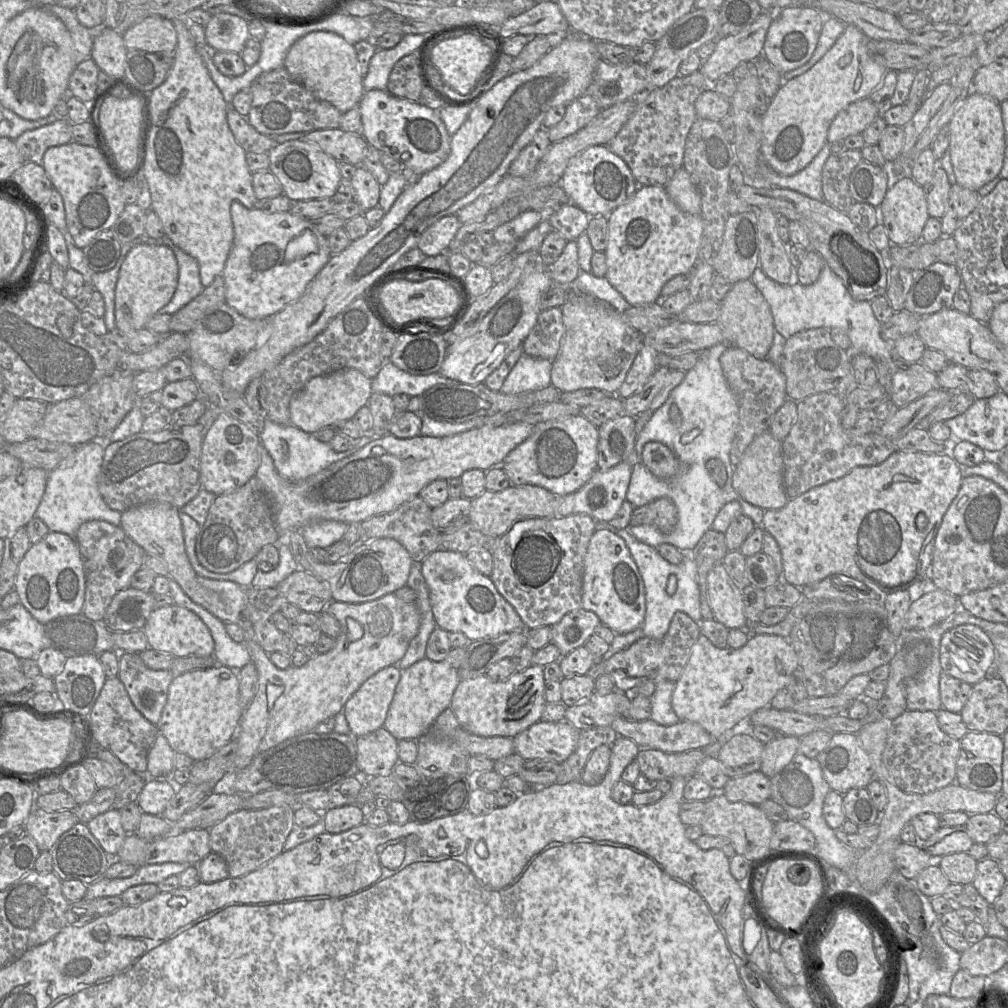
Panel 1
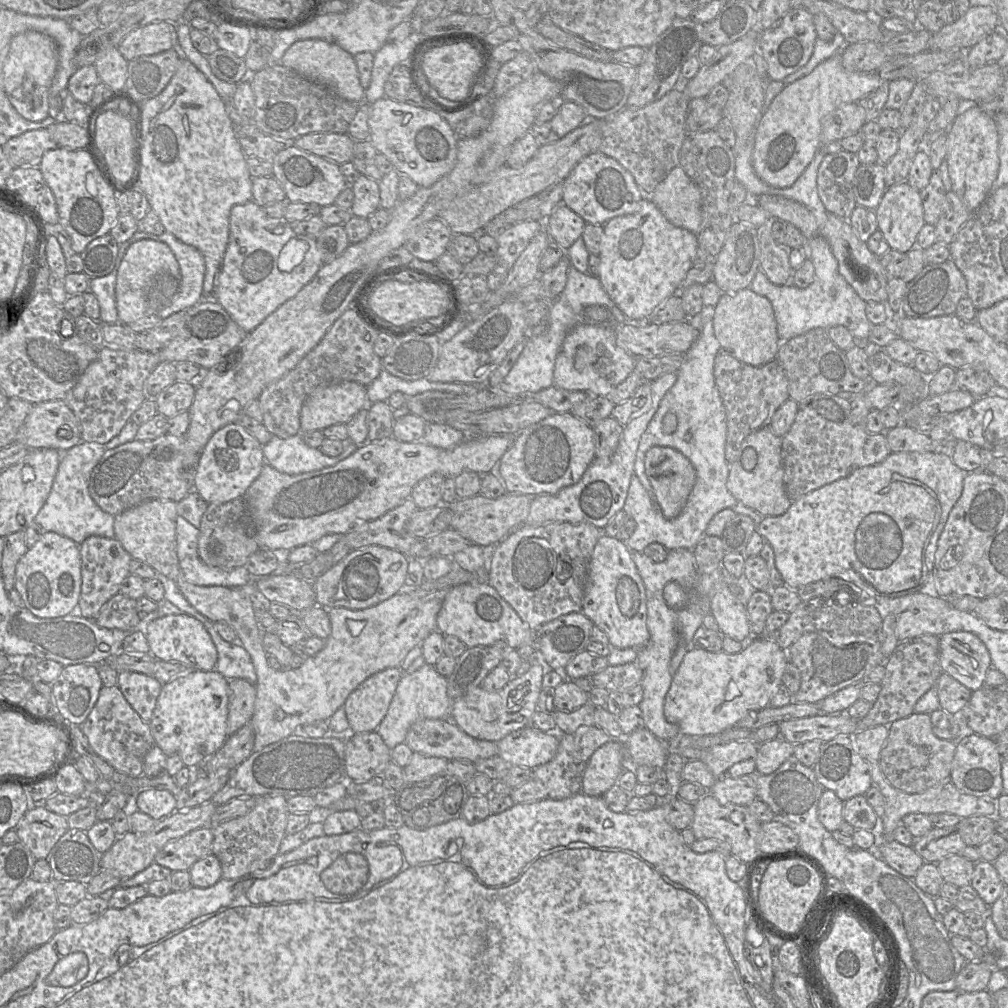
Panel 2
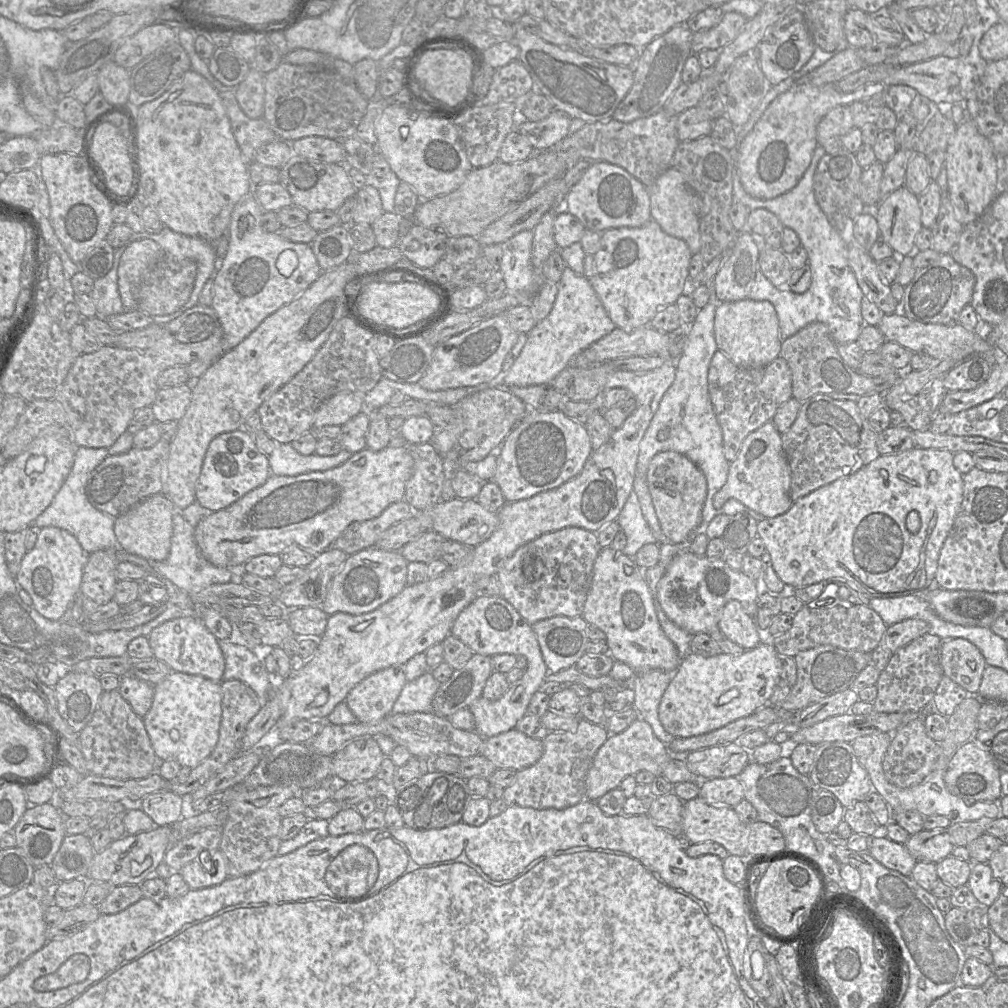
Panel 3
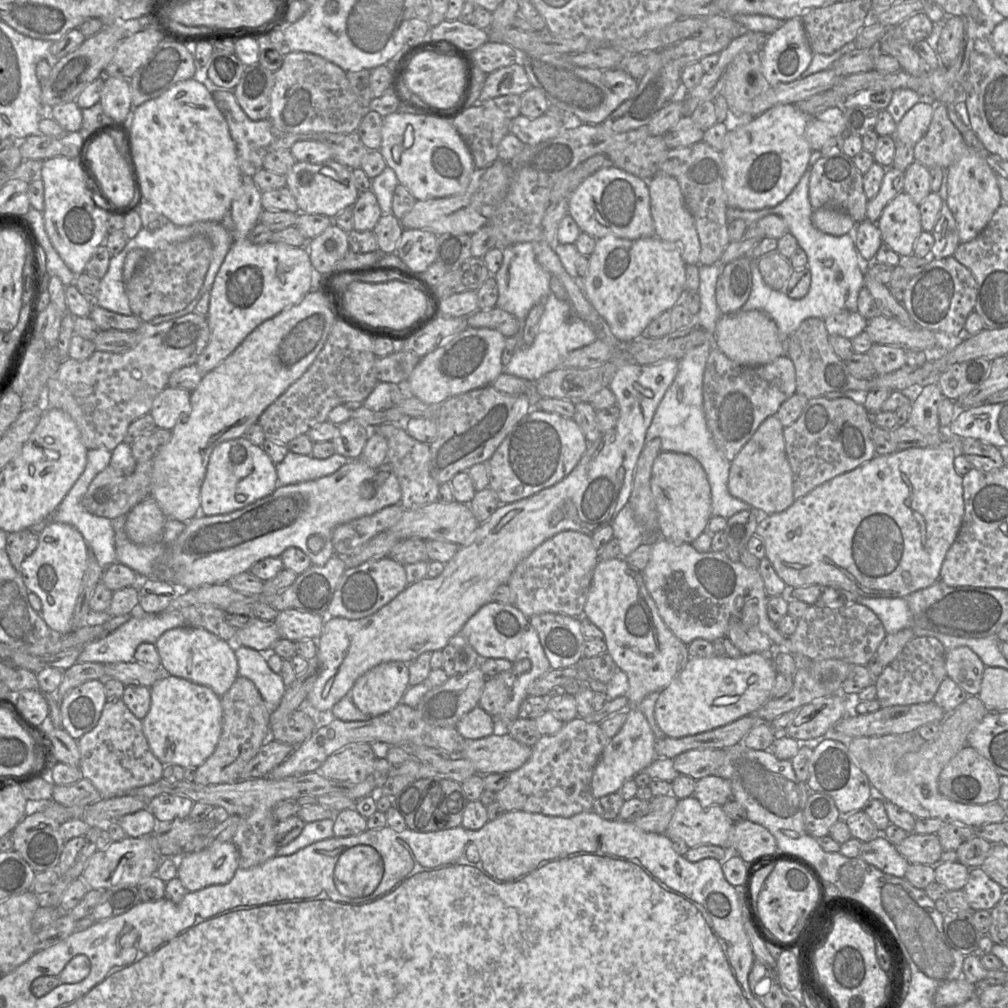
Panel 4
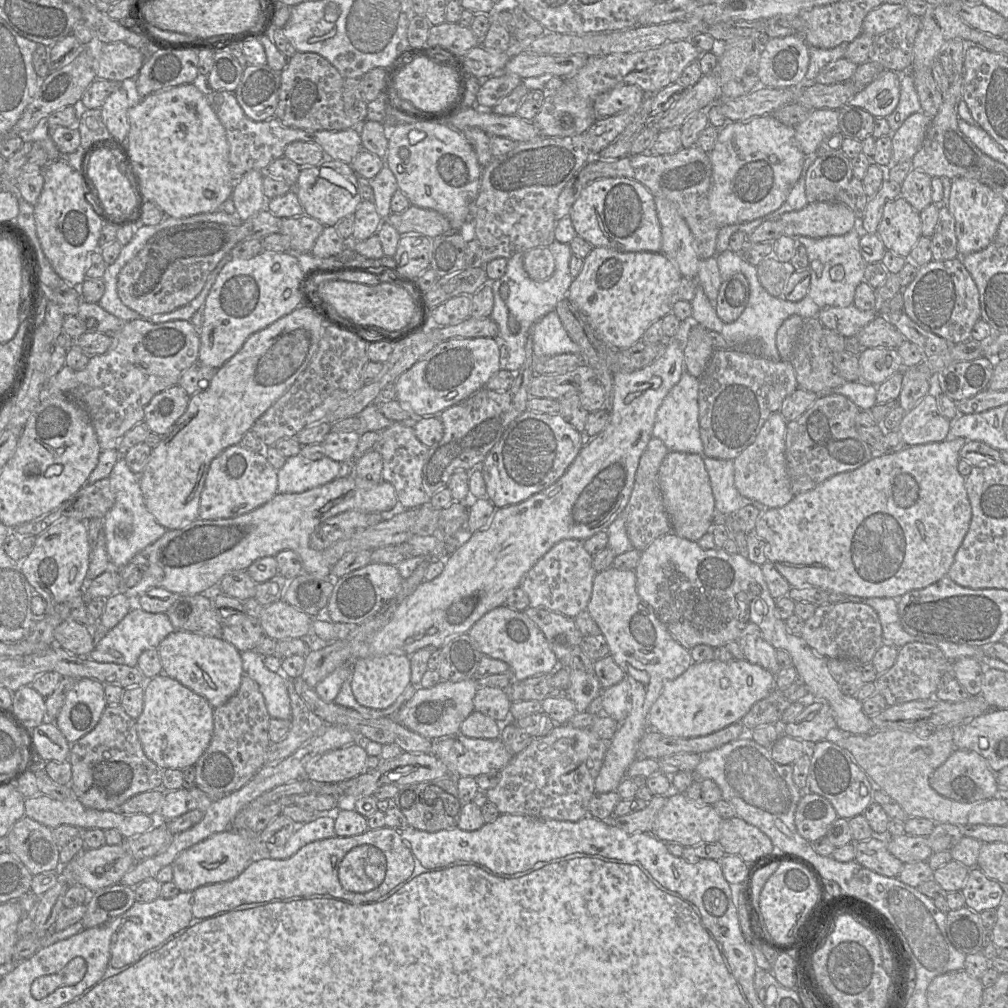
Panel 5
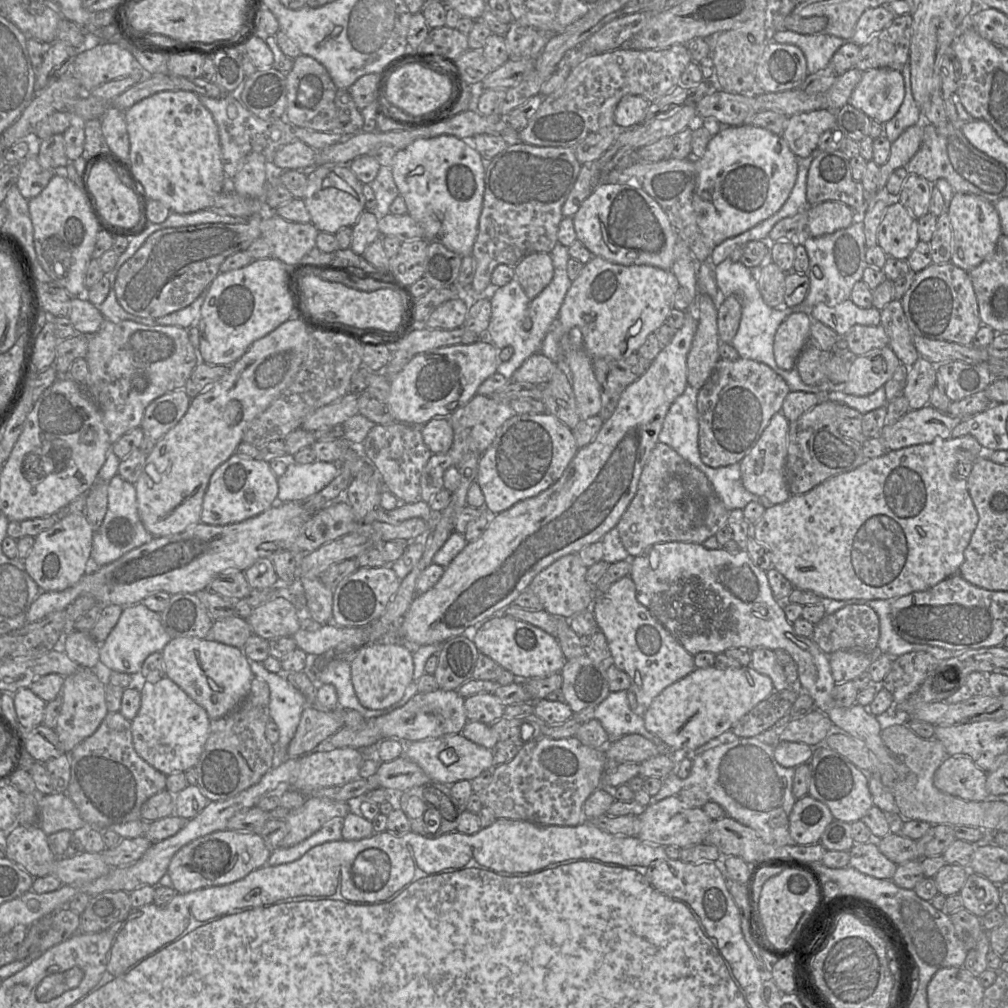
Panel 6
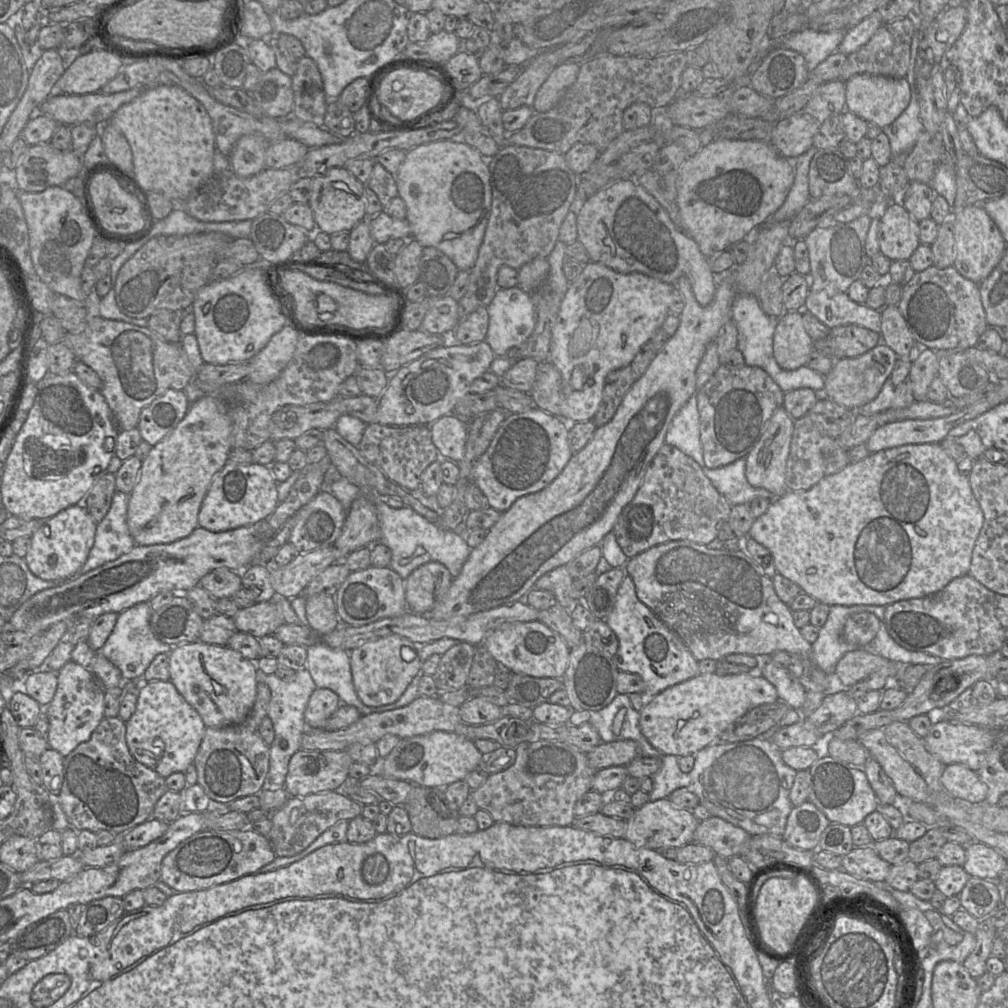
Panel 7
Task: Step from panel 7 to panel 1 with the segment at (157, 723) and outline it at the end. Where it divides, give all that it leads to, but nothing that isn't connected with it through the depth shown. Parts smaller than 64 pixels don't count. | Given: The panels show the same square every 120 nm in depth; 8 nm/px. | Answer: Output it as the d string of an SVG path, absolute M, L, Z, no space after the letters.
M214 665L187 671L173 679L157 728L175 752L199 761L235 737L244 711L240 702L239 678L230 668Z

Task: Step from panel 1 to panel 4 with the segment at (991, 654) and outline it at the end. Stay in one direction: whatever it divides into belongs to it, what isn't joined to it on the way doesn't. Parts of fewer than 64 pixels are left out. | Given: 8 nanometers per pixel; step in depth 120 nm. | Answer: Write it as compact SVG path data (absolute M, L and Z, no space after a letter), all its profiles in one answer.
M956 647L946 653L946 673L969 696L978 696L985 665L969 647Z

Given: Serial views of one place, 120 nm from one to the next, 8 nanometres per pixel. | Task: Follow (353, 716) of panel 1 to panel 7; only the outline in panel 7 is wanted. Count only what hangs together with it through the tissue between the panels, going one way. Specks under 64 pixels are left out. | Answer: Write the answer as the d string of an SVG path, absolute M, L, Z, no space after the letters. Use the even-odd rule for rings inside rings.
M391 635L367 642L349 652L350 668L354 688L359 699L369 707L379 707L396 702L407 689L413 678L422 670L419 647L410 640ZM409 647L415 658L405 662L401 658L401 649Z

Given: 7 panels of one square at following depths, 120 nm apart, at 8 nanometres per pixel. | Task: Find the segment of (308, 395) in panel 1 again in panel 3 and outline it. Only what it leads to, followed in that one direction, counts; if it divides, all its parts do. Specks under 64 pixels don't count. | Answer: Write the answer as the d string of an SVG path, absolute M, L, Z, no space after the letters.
M341 391L324 401L315 412L313 427L342 426L365 410L364 395Z

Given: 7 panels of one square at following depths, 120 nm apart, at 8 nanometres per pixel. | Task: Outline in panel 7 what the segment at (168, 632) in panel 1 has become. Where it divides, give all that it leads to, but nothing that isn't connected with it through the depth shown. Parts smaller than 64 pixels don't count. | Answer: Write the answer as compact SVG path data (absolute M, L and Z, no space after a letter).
M201 641L175 646L169 653L169 672L169 680L200 714L206 727L242 723L254 706L258 684L256 664L228 646Z

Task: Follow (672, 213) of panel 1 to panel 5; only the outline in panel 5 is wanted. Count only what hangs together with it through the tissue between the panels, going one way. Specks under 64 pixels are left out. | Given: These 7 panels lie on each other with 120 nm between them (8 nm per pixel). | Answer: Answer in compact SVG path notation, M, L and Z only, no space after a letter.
M593 248L584 259L583 268L574 279L567 300L586 318L598 337L609 346L624 350L642 339L644 332L657 320L672 312L678 299L682 275L662 252L624 253L608 248Z

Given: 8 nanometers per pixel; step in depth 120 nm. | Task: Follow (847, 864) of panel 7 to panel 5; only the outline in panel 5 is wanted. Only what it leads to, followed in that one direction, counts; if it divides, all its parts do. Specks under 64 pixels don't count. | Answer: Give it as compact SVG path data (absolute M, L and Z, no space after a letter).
M875 833L869 840L855 843L854 861L889 878L897 877L904 865L888 851L886 836L878 836Z

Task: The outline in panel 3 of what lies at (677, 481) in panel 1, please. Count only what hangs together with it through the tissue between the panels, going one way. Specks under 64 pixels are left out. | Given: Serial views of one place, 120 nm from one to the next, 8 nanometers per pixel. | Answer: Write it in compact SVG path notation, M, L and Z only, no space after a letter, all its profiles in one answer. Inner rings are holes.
M713 280L706 281L704 285L710 289L709 301L698 311L692 325L689 327L684 327L686 328L685 346L681 355L675 360L675 379L664 393L658 409L655 412L644 434L644 437L640 442L638 455L638 459L640 458L643 464L642 475L643 473L647 473L649 463L657 453L668 450L676 451L682 455L685 455L703 472L707 482L707 494L702 508L700 529L704 529L704 526L706 526L718 514L733 516L740 512L746 512L750 514L757 522L765 518L758 512L746 507L741 502L733 498L729 498L719 509L716 509L713 505L713 497L715 493L721 489L727 480L729 461L724 456L722 429L717 421L708 392L709 365L714 353L718 349L714 337L714 318L716 309L722 302L720 302L716 297ZM666 427L669 428L669 437L663 441L659 441L657 439L658 431ZM634 490L630 493L623 509L616 521L627 538L627 543L622 552L634 557L638 550L645 544L659 541L648 526L640 507L639 500Z

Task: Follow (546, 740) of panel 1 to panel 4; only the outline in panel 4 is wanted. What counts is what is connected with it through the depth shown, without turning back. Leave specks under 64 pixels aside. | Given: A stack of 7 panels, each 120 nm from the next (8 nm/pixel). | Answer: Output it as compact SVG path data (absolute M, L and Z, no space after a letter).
M495 720L493 734L479 739L464 740L459 753L473 763L476 774L510 773L527 762L532 754L532 747L512 738L506 729L496 728Z

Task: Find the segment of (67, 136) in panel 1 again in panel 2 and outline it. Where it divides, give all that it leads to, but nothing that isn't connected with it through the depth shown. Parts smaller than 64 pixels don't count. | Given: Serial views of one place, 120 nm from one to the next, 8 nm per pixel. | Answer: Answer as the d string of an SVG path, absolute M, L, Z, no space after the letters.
M48 128L28 130L21 135L3 139L4 154L16 167L40 167L44 153L58 148Z

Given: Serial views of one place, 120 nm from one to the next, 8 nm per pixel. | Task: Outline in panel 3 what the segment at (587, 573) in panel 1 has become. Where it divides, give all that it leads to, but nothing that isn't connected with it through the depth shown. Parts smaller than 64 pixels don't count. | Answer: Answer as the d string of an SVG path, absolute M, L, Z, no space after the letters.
M602 548L599 552L592 571L592 580L584 604L582 617L588 624L595 625L606 634L606 643L609 654L615 661L626 663L636 674L648 670L676 671L682 661L678 656L677 648L662 630L652 593L644 579L644 571L633 557L613 548Z

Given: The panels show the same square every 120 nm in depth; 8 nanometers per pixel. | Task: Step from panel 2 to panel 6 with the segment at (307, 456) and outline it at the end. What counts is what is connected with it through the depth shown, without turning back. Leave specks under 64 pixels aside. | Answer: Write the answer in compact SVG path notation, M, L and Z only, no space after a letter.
M288 459L285 473L278 477L277 501L305 501L327 486L339 472L338 463L317 460L300 464Z

